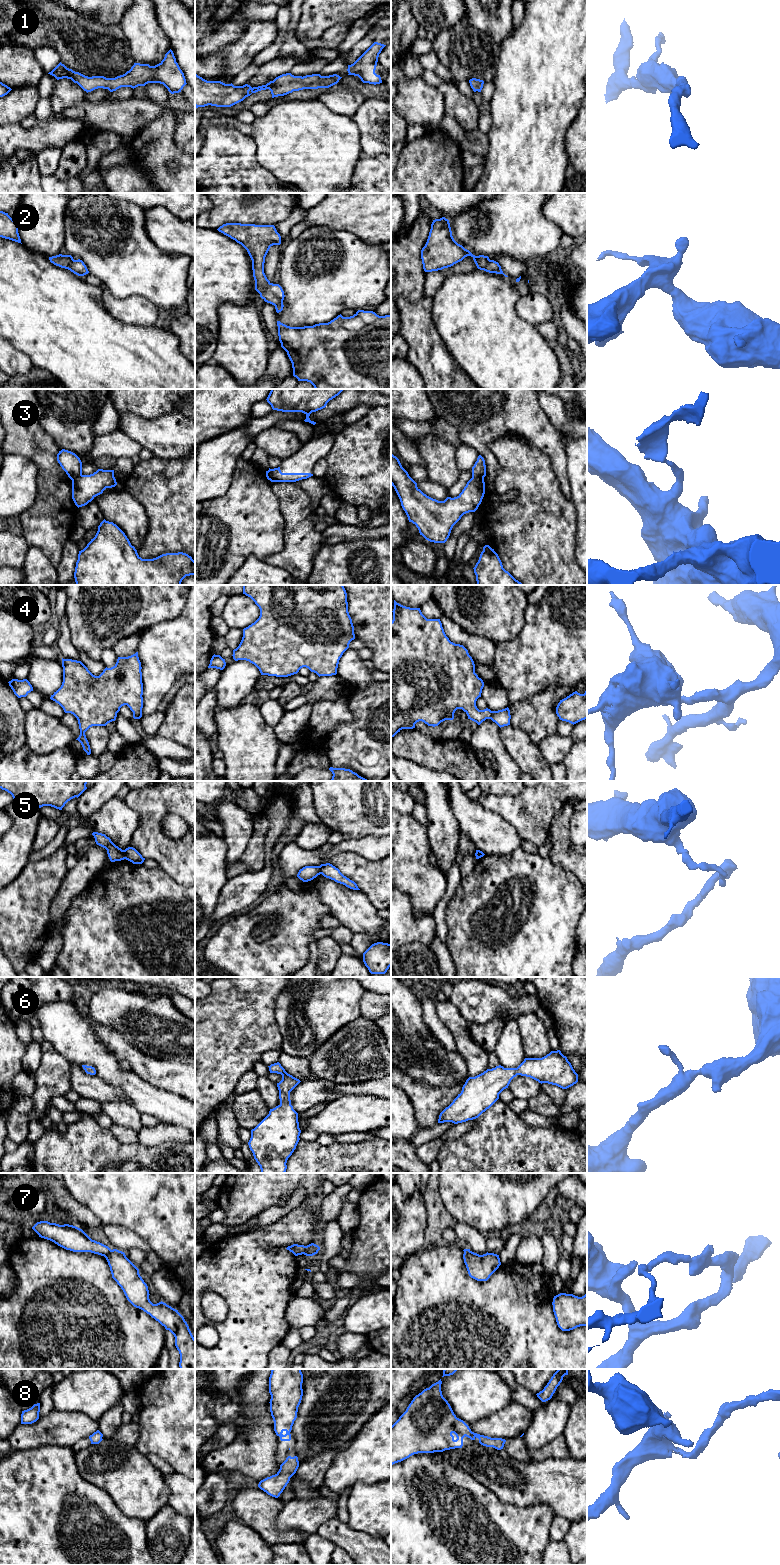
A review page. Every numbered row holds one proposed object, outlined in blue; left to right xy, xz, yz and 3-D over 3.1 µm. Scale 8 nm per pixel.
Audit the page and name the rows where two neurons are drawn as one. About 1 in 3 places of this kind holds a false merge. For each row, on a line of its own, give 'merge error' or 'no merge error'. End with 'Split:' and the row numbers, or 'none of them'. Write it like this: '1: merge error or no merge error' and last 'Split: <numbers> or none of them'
1: no merge error
2: no merge error
3: merge error
4: no merge error
5: merge error
6: no merge error
7: merge error
8: no merge error
Split: 3, 5, 7

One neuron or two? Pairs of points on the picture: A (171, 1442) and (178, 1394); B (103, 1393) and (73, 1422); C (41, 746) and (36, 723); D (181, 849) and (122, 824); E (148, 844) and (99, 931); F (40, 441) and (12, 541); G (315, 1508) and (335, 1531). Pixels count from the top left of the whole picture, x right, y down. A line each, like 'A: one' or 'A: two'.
A: one
B: two
C: one
D: two
E: two
F: two
G: two

